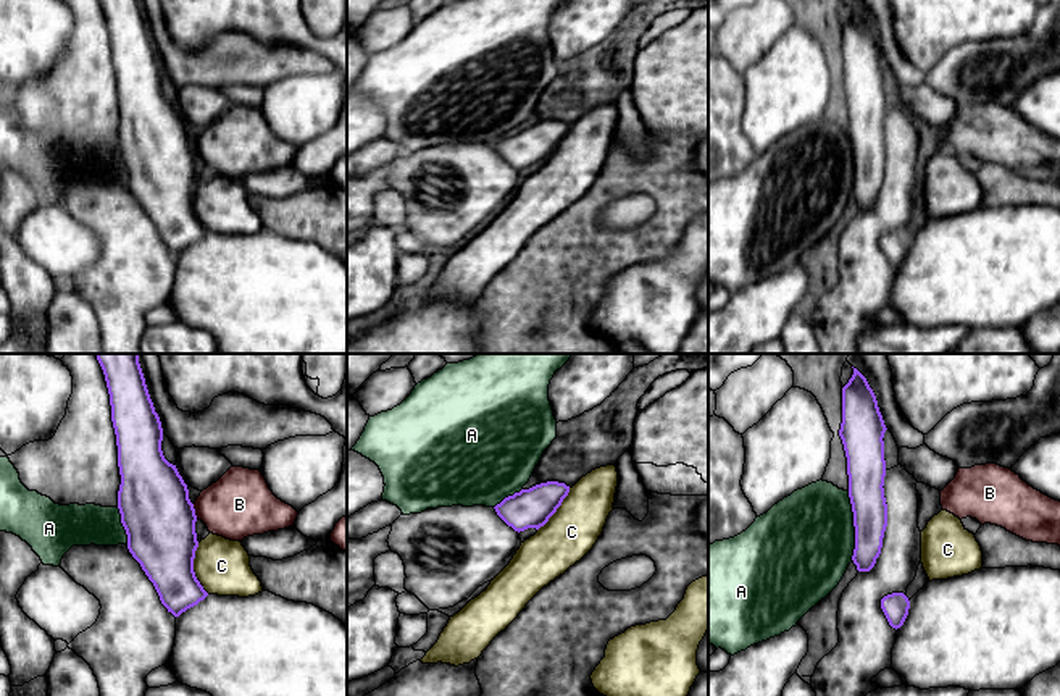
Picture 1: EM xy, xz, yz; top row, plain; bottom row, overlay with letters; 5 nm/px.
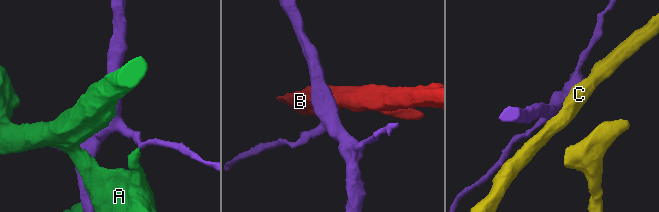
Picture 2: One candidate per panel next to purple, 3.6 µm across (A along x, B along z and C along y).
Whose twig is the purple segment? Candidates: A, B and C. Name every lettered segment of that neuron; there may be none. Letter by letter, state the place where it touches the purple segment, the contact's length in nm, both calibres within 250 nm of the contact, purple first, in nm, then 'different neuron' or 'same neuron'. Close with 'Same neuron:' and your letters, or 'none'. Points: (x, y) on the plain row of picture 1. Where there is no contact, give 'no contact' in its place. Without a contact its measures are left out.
A: yz (854, 163) | 340 nm | 180/480 nm | different neuron
B: xy (194, 149) | 80 nm | 360/320 nm | different neuron
C: xy (192, 207) | 260 nm | 340/280 nm | different neuron
Same neuron: none

